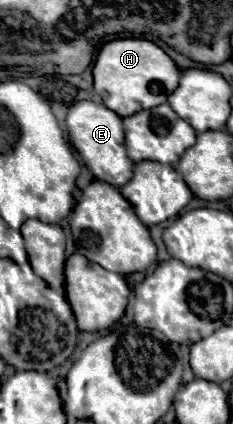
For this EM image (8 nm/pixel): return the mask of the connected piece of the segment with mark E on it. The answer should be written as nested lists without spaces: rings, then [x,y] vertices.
[[[82,100],[82,102],[76,102],[70,106],[66,126],[68,126],[68,134],[70,134],[74,148],[78,150],[84,164],[90,168],[90,172],[98,180],[120,188],[132,178],[134,162],[126,156],[122,118],[116,112],[110,112],[104,104],[98,104],[92,100]]]

